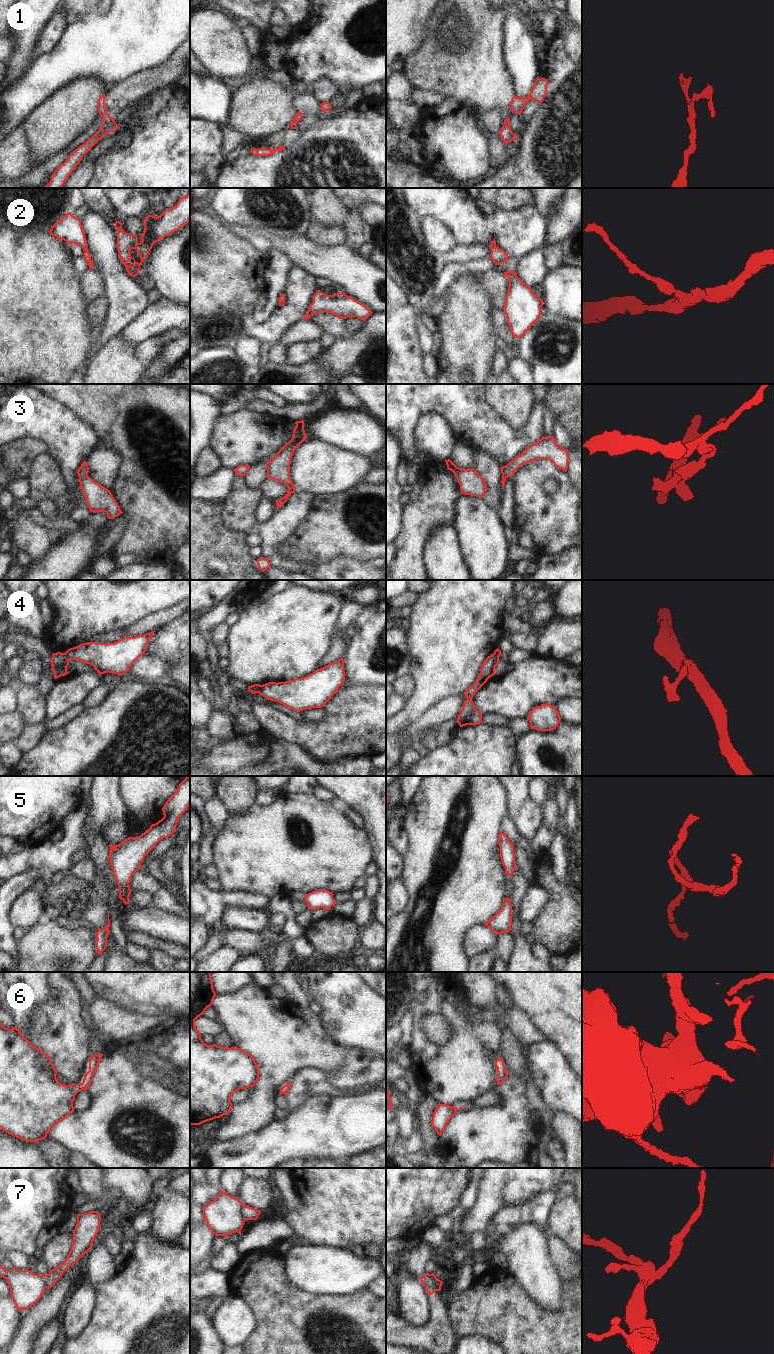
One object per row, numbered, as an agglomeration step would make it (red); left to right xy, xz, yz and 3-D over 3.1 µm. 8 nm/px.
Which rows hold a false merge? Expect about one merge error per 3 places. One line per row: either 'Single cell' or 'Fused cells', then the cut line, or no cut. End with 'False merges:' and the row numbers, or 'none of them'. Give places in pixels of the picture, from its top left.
1: Single cell. No split
2: Single cell. No split
3: Single cell. No split
4: Fused cells. Split along xy (63, 653), (69, 660)
5: Single cell. No split
6: Single cell. No split
7: Fused cells. Split along xz (243, 1205), (241, 1214), (245, 1219)
False merges: 4, 7

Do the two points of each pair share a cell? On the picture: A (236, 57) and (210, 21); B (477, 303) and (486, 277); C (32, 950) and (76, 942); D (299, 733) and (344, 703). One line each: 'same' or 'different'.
A: same
B: different
C: same
D: same

